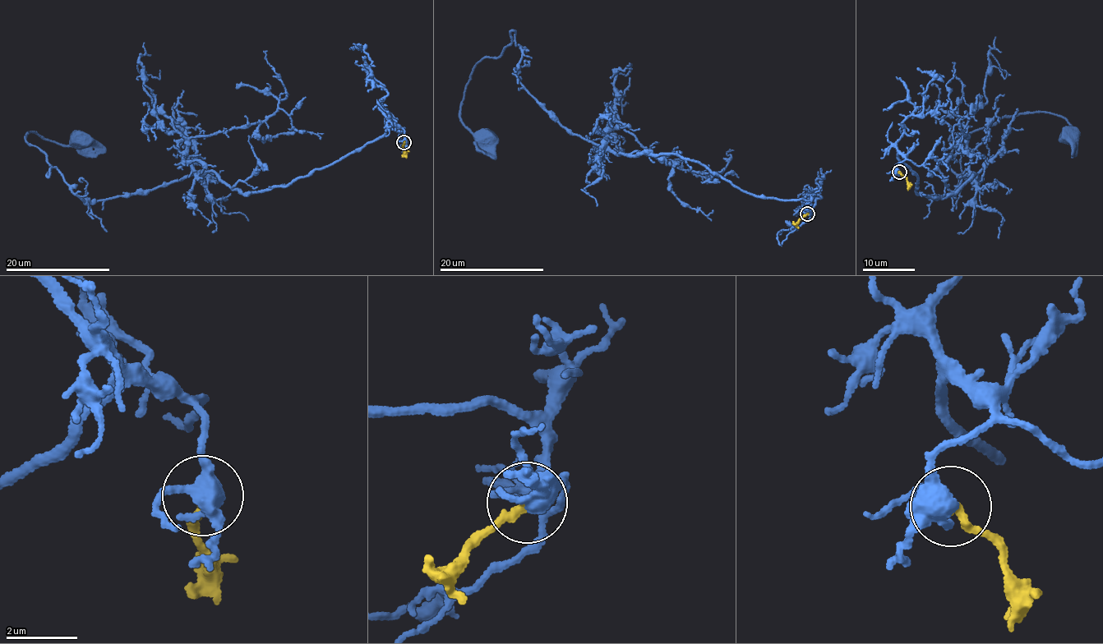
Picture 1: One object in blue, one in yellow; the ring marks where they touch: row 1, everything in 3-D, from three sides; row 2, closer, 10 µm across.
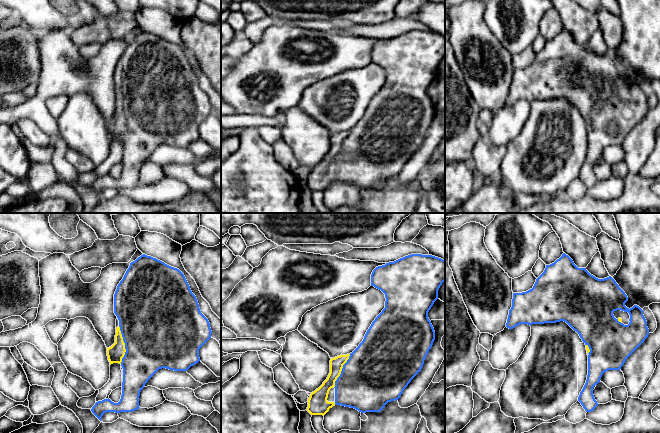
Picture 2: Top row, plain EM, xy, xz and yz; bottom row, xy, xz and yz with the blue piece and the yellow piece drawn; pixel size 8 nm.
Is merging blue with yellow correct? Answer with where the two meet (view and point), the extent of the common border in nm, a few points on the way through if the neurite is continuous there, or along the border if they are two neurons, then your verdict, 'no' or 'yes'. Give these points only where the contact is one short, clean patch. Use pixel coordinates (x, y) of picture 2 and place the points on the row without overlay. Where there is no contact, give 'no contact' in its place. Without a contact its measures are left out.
meets blue in xy at (125, 121); contact 300 nm long; yes

